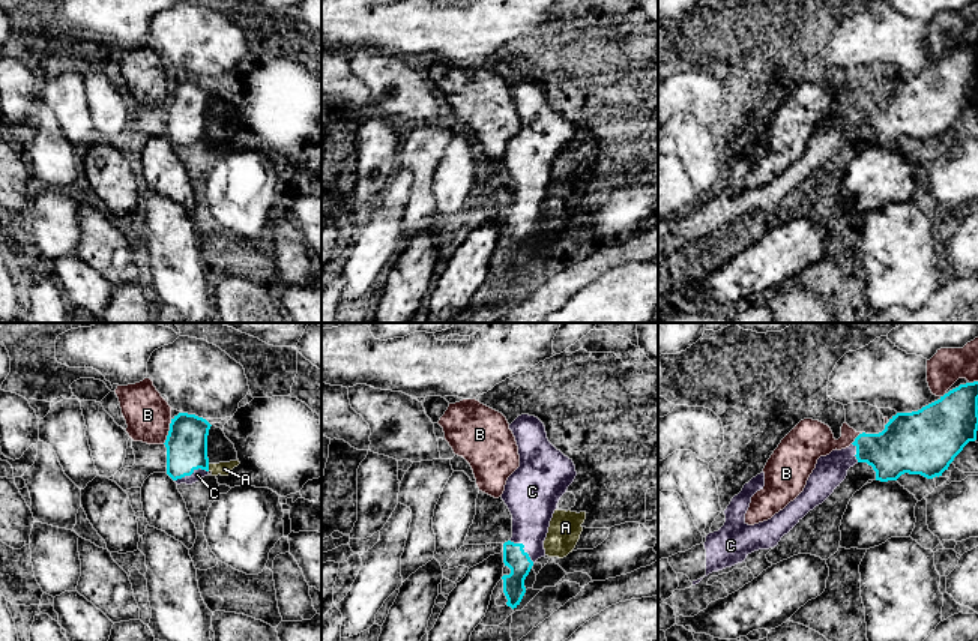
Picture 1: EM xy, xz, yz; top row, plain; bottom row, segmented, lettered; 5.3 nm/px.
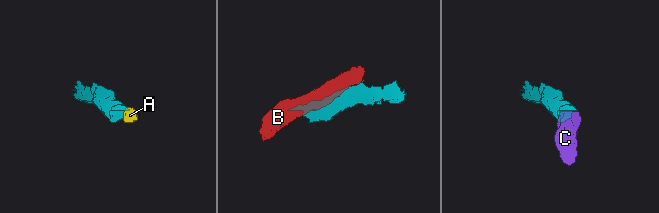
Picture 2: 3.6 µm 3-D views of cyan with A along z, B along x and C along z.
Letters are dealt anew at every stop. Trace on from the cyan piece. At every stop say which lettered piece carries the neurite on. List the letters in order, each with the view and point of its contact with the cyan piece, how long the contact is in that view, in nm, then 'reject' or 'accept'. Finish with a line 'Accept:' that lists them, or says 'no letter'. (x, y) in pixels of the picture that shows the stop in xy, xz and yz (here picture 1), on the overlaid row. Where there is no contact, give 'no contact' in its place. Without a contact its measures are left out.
A: xy (208, 467) | 40 nm | reject
B: xy (169, 431) | 140 nm | reject
C: xy (191, 473) | 190 nm | accept
Accept: C

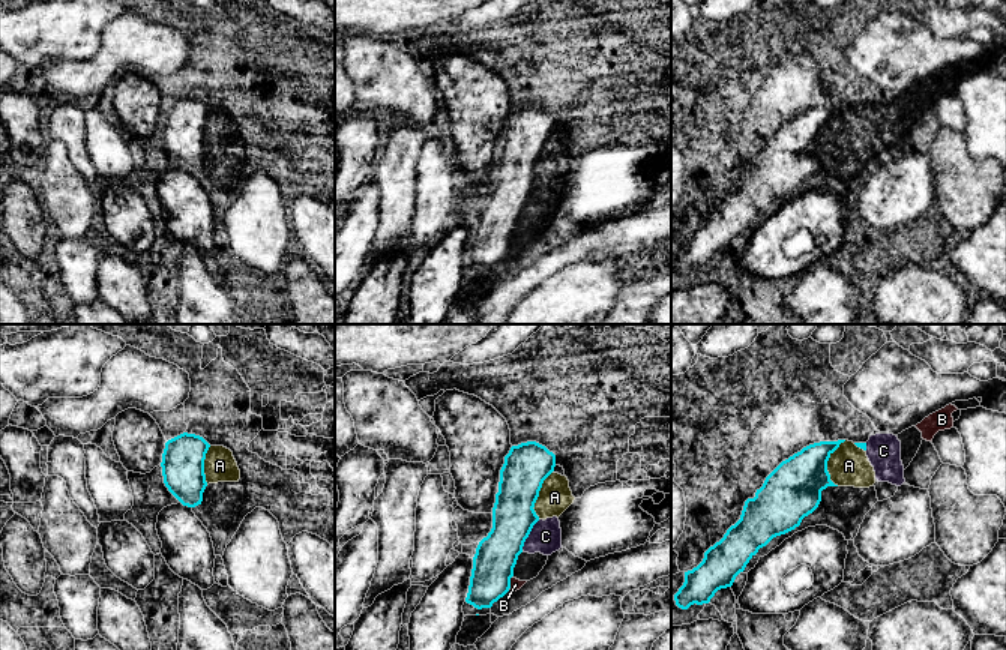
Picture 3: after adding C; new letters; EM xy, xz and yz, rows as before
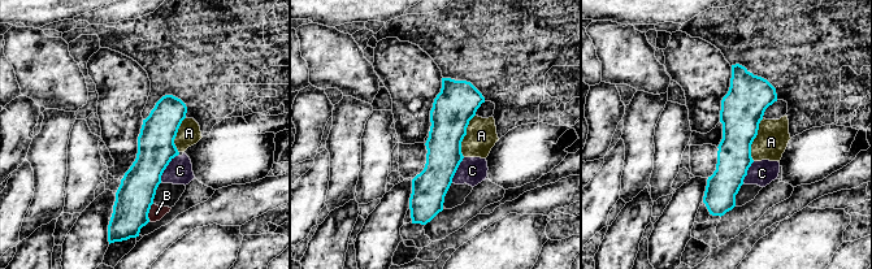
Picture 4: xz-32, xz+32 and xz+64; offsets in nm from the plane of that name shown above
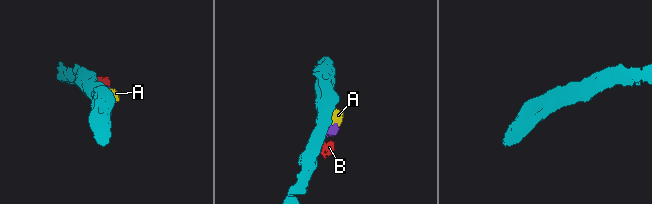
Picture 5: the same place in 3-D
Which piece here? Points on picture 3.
A: yz (826, 463) | 260 nm | reject
B: xz (509, 583) | 80 nm | reject
C: xz (529, 533) | 190 nm | reject
Accept: no letter

